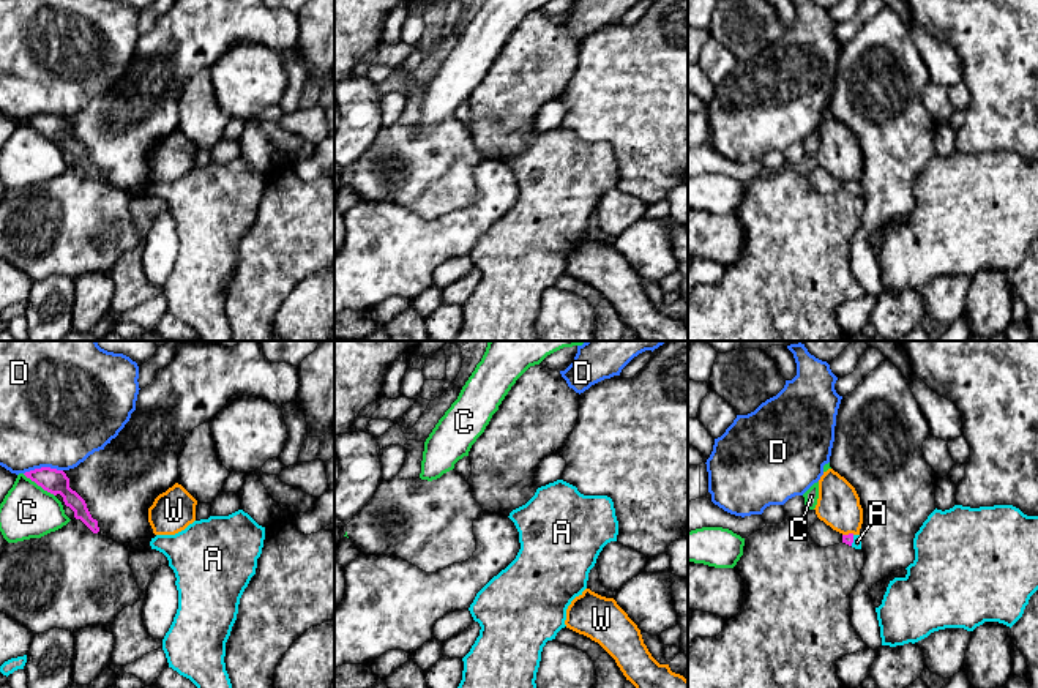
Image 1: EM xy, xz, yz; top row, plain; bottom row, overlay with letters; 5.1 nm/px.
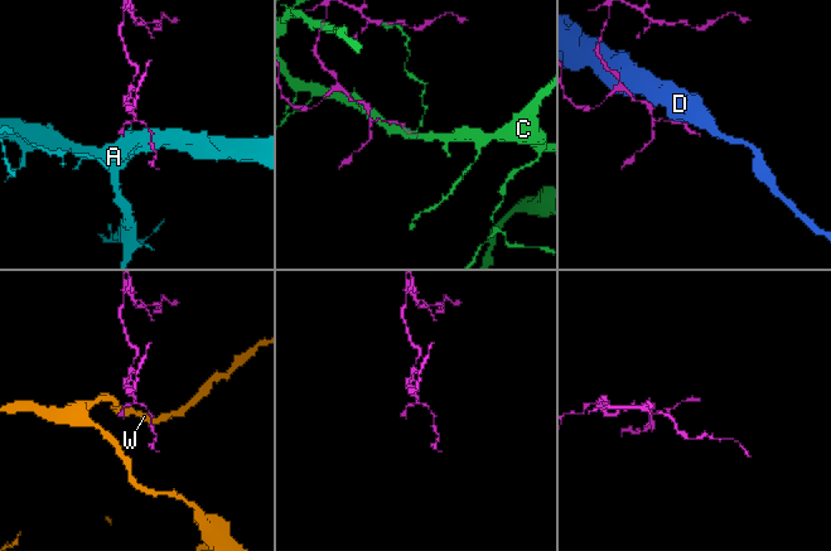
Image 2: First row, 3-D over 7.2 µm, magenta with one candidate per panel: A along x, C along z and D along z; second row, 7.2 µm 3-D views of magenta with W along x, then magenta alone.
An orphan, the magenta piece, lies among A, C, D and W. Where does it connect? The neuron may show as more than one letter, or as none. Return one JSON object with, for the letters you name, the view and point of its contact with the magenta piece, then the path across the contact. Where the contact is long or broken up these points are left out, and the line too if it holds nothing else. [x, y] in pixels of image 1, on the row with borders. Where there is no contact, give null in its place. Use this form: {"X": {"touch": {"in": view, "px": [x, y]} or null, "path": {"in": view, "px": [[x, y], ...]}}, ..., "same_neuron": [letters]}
{"A": {"touch": {"in": "yz", "px": [852, 540]}, "path": {"in": "yz", "px": [[846, 538], [852, 540], [857, 542]]}}, "same_neuron": ["A"]}

